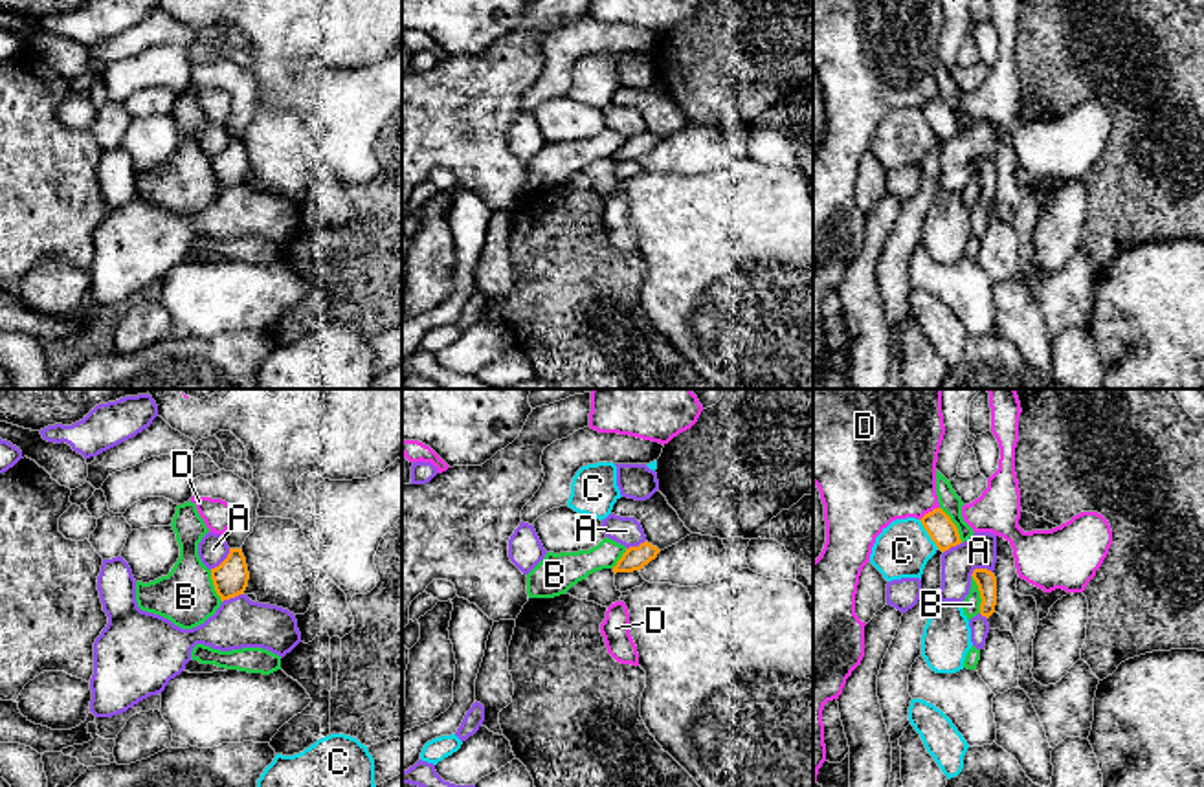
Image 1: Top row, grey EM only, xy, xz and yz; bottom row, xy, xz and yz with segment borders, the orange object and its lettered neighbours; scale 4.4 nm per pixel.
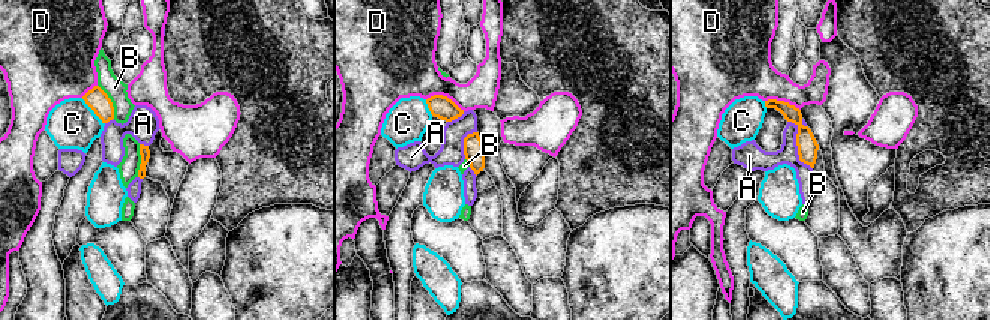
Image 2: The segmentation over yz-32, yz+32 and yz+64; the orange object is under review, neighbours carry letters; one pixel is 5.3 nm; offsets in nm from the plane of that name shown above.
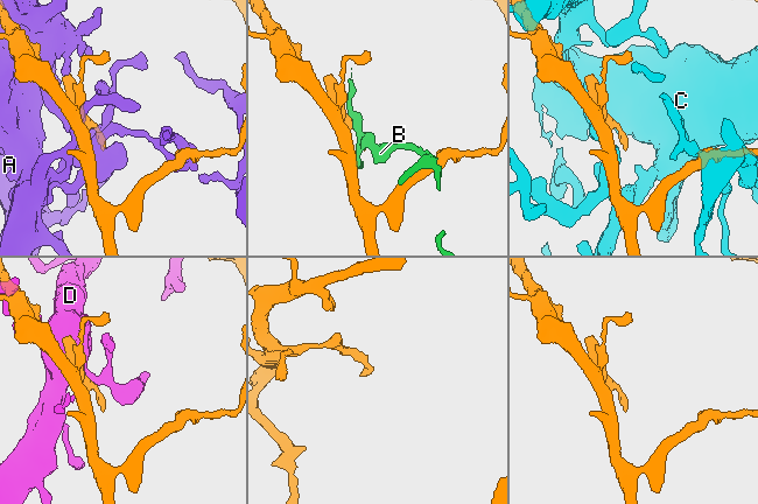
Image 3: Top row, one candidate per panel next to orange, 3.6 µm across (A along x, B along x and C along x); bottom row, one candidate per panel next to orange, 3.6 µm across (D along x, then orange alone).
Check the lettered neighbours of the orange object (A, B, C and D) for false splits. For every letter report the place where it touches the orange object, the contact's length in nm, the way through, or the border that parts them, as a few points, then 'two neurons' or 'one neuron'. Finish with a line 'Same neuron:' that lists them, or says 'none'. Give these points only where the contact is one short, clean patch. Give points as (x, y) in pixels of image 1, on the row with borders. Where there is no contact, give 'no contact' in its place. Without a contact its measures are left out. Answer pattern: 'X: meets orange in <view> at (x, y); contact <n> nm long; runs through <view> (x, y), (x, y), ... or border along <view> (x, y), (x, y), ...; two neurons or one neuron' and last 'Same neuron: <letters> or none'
A: meets orange in xy at (222, 562); contact 130 nm long; two neurons
B: meets orange in yz at (981, 593); contact 170 nm long; one neuron
C: meets orange in yz at (927, 532); contact 160 nm long; two neurons
D: meets orange in yz at (929, 512); contact 110 nm long; two neurons
Same neuron: B

